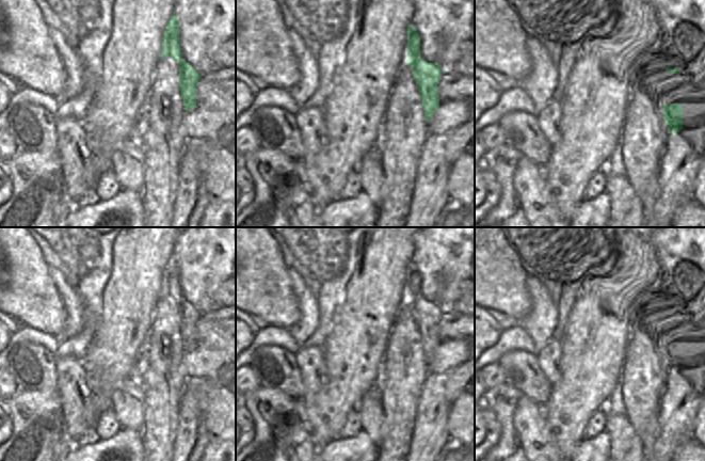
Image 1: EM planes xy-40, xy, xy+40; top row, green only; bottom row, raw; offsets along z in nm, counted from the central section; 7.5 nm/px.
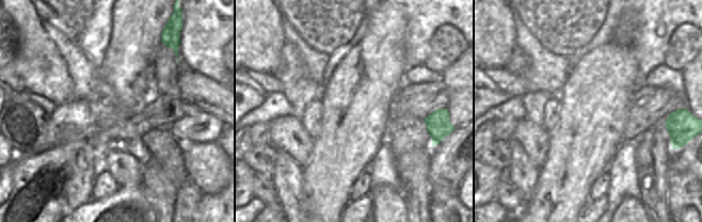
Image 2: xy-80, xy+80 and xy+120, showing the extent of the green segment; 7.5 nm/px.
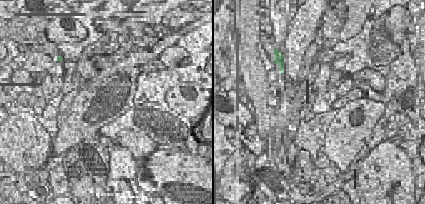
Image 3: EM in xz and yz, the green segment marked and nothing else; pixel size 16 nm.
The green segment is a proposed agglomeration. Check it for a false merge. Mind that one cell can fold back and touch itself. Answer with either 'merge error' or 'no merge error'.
no merge error

